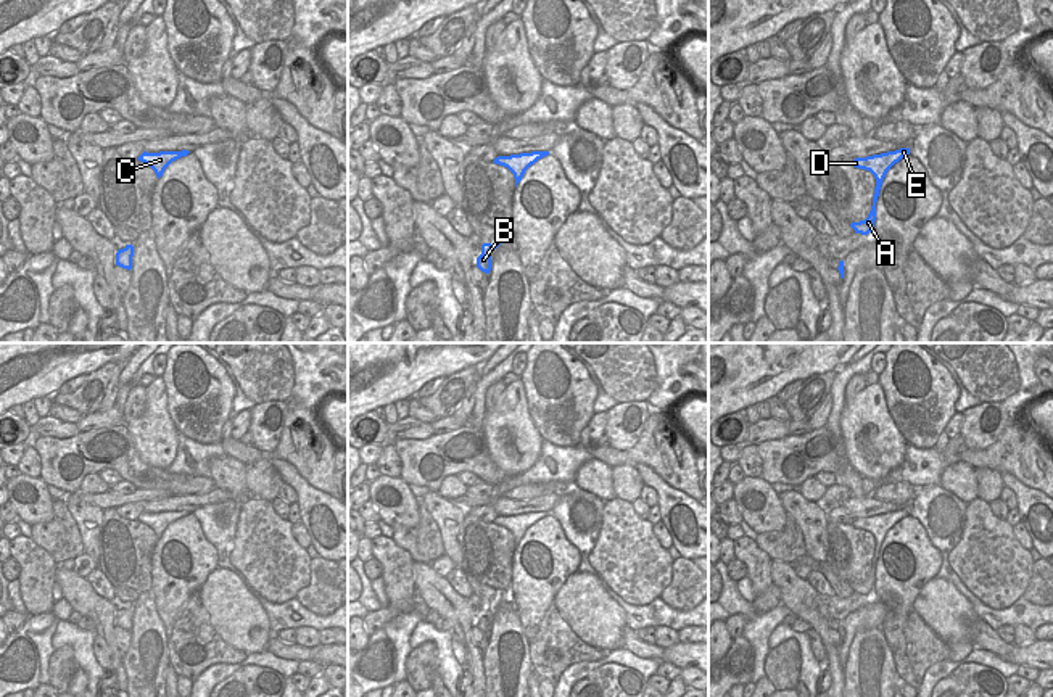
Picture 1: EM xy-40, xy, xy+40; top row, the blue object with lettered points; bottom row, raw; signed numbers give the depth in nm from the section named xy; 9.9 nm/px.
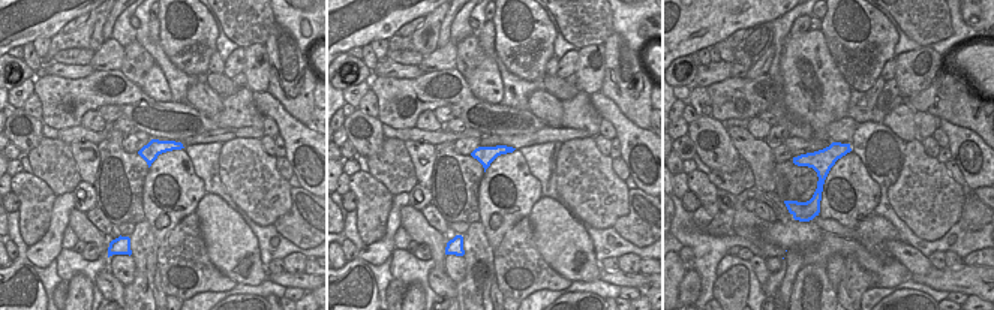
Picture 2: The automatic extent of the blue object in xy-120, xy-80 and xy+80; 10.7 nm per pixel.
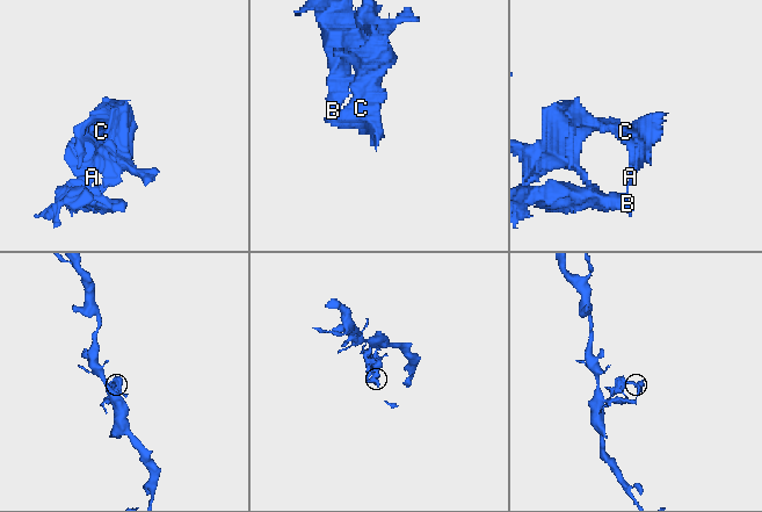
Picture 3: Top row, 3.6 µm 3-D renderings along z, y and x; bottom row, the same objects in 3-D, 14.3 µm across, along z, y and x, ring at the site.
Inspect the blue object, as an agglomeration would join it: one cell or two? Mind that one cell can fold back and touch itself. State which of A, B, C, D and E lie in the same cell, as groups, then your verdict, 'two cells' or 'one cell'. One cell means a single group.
A B C D E; one cell

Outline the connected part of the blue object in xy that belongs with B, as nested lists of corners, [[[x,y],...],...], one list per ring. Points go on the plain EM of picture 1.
[[[509,589],[506,591],[498,591],[498,599],[494,600],[494,604],[483,604],[481,605],[481,615],[477,618],[477,628],[485,633],[485,634],[489,634],[491,631],[491,610],[498,608],[501,605],[501,602],[504,599],[507,599],[509,596]]]

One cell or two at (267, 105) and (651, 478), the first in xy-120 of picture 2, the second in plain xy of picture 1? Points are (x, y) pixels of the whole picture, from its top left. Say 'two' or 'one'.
one

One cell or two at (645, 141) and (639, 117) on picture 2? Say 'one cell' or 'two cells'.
two cells

